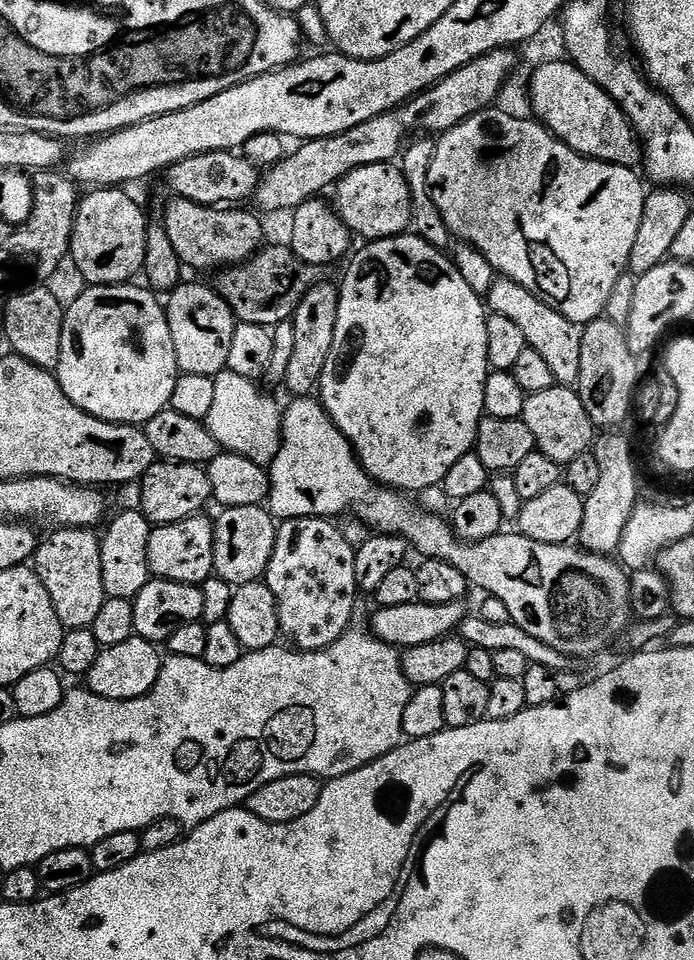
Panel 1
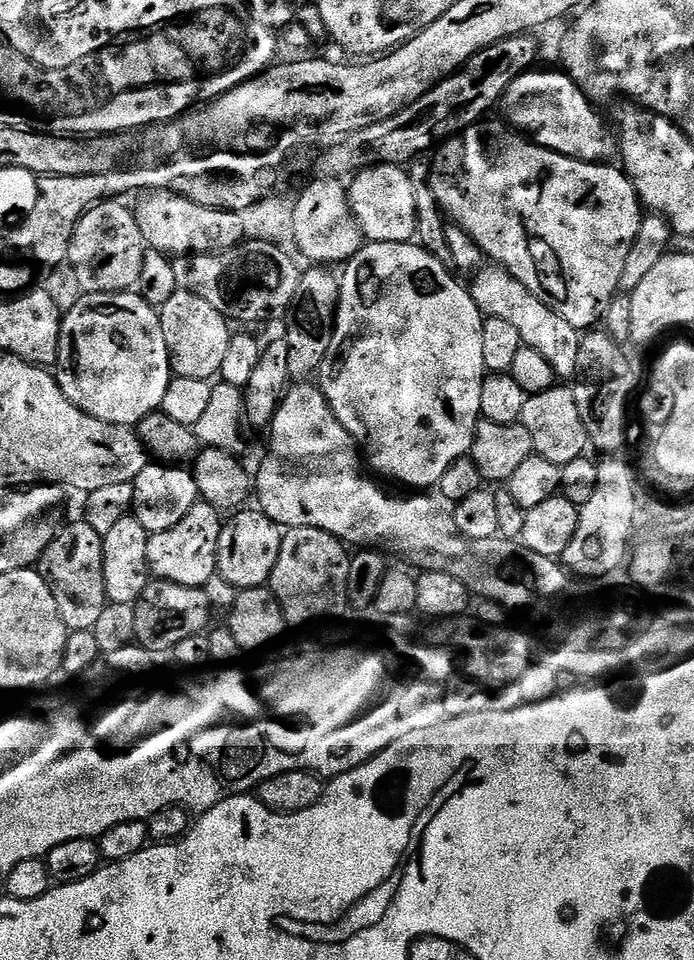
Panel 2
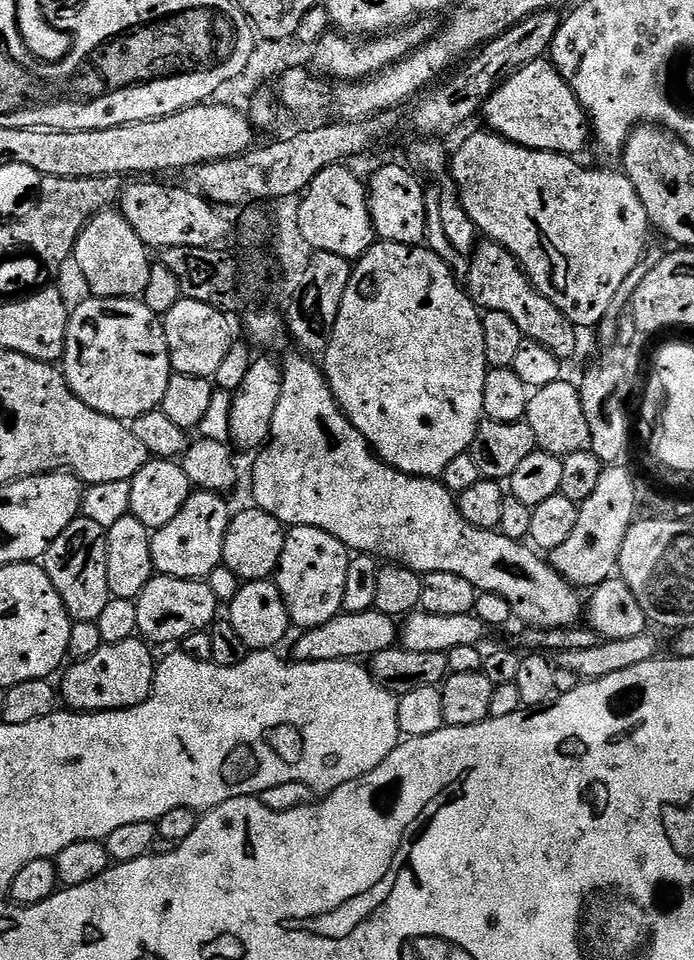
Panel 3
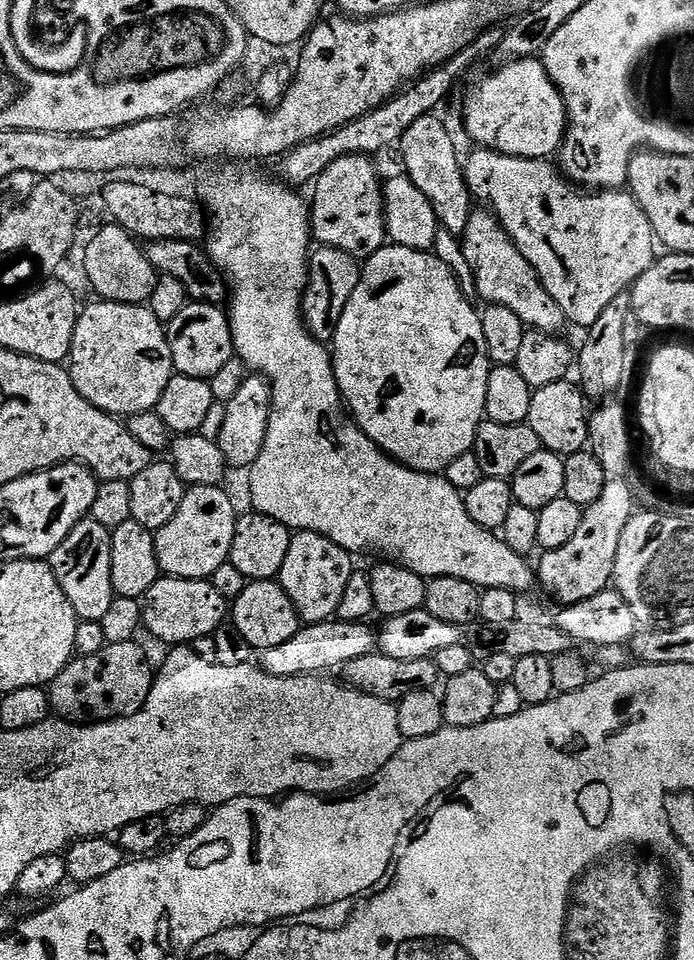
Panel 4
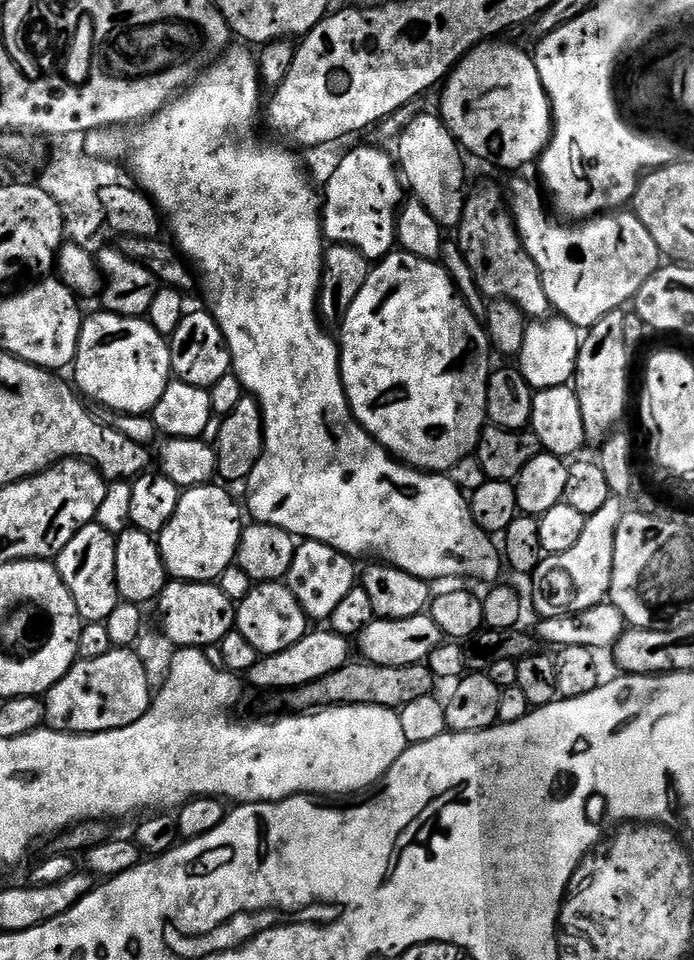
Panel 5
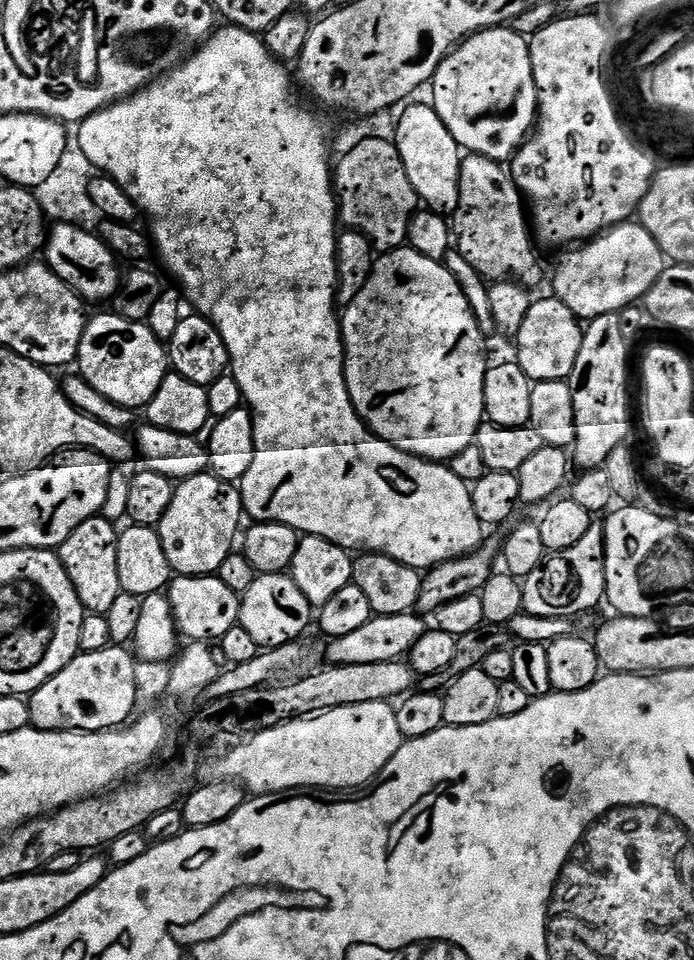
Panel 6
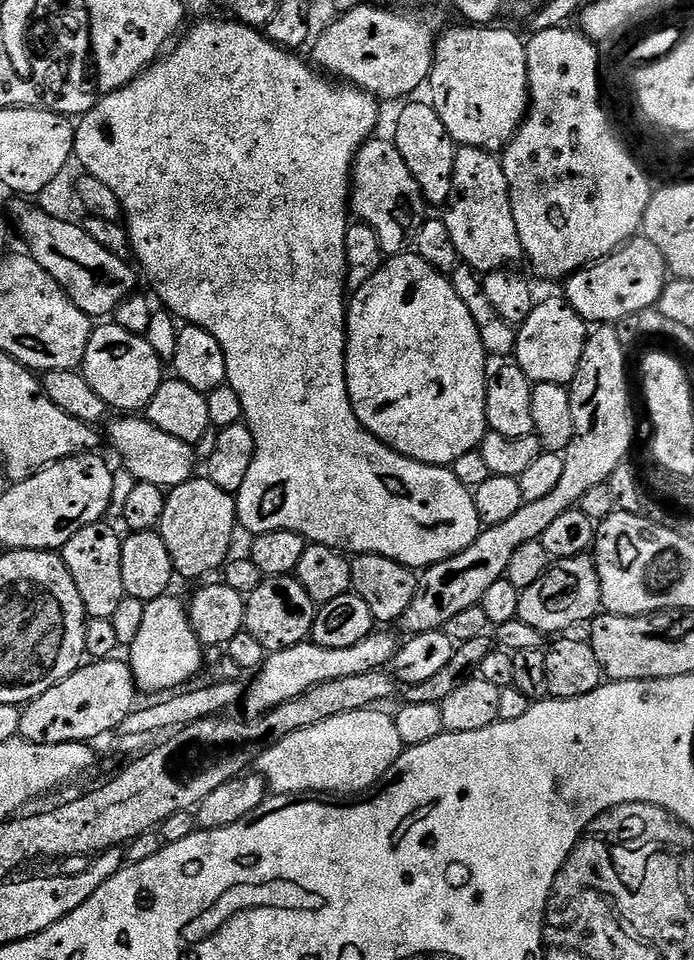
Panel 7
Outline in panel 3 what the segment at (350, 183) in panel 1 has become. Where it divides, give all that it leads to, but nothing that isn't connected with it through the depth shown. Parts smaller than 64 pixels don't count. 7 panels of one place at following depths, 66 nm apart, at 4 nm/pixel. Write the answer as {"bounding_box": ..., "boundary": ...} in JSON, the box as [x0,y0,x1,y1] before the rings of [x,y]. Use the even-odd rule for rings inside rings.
{"bounding_box":[367,164,428,245],"boundary":[[[388,164],[380,168],[367,181],[368,209],[372,224],[381,241],[389,244],[419,245],[428,234],[428,206],[425,198],[425,185],[420,185],[421,177],[411,167]]]}

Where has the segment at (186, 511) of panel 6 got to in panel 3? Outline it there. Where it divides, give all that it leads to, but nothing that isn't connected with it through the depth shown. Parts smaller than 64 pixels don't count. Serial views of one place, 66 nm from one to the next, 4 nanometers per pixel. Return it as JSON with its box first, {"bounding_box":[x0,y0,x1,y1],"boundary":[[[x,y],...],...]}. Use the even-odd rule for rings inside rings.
{"bounding_box":[152,491,234,580],"boundary":[[[193,491],[176,517],[152,532],[152,566],[159,575],[204,580],[214,569],[221,567],[226,530],[234,515],[224,500],[227,499],[218,492]]]}

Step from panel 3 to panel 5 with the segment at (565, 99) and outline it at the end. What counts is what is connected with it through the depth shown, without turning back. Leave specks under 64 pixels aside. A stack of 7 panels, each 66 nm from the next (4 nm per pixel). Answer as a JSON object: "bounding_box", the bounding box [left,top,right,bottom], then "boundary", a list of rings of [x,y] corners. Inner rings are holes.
{"bounding_box":[439,42,552,168],"boundary":[[[485,42],[473,48],[467,56],[464,56],[459,64],[448,73],[446,83],[443,85],[444,93],[440,96],[439,115],[442,117],[448,129],[452,132],[452,137],[460,145],[465,153],[473,152],[480,160],[489,160],[492,164],[497,164],[500,168],[524,168],[527,164],[535,165],[539,161],[540,155],[544,153],[544,148],[548,145],[548,139],[552,136],[552,107],[548,101],[546,90],[542,86],[542,78],[538,78],[535,59],[528,56],[520,48],[515,48],[512,44],[500,44],[504,42]]]}

